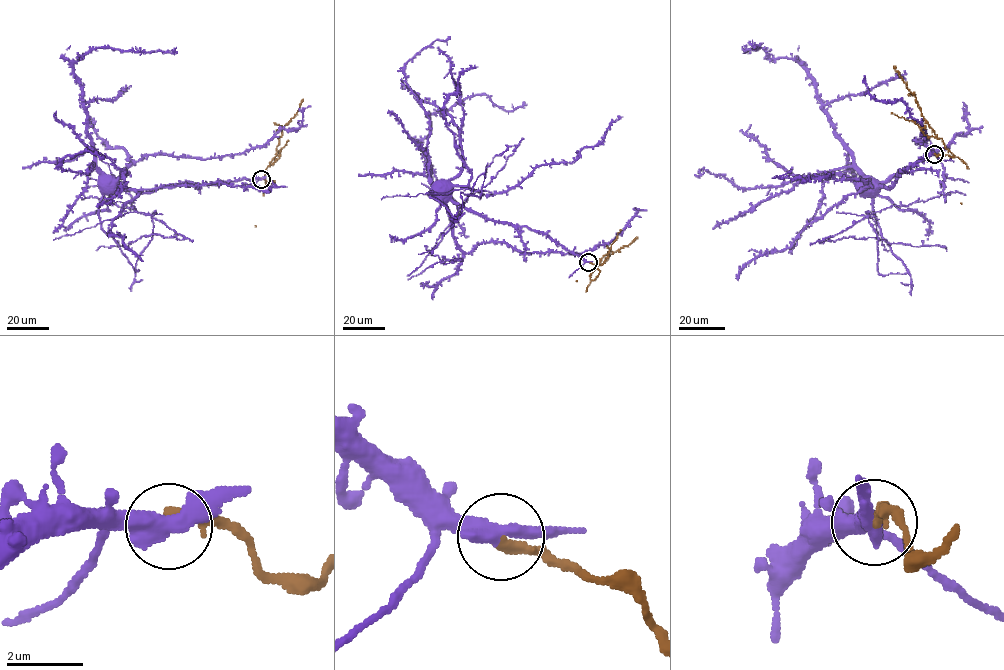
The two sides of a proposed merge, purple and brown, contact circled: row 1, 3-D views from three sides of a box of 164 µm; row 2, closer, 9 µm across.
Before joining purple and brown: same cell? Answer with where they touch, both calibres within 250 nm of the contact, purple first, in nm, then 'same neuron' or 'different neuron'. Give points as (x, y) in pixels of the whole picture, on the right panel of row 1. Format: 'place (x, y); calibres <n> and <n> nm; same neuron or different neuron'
place (934, 154); calibres 460 and 340 nm; different neuron

